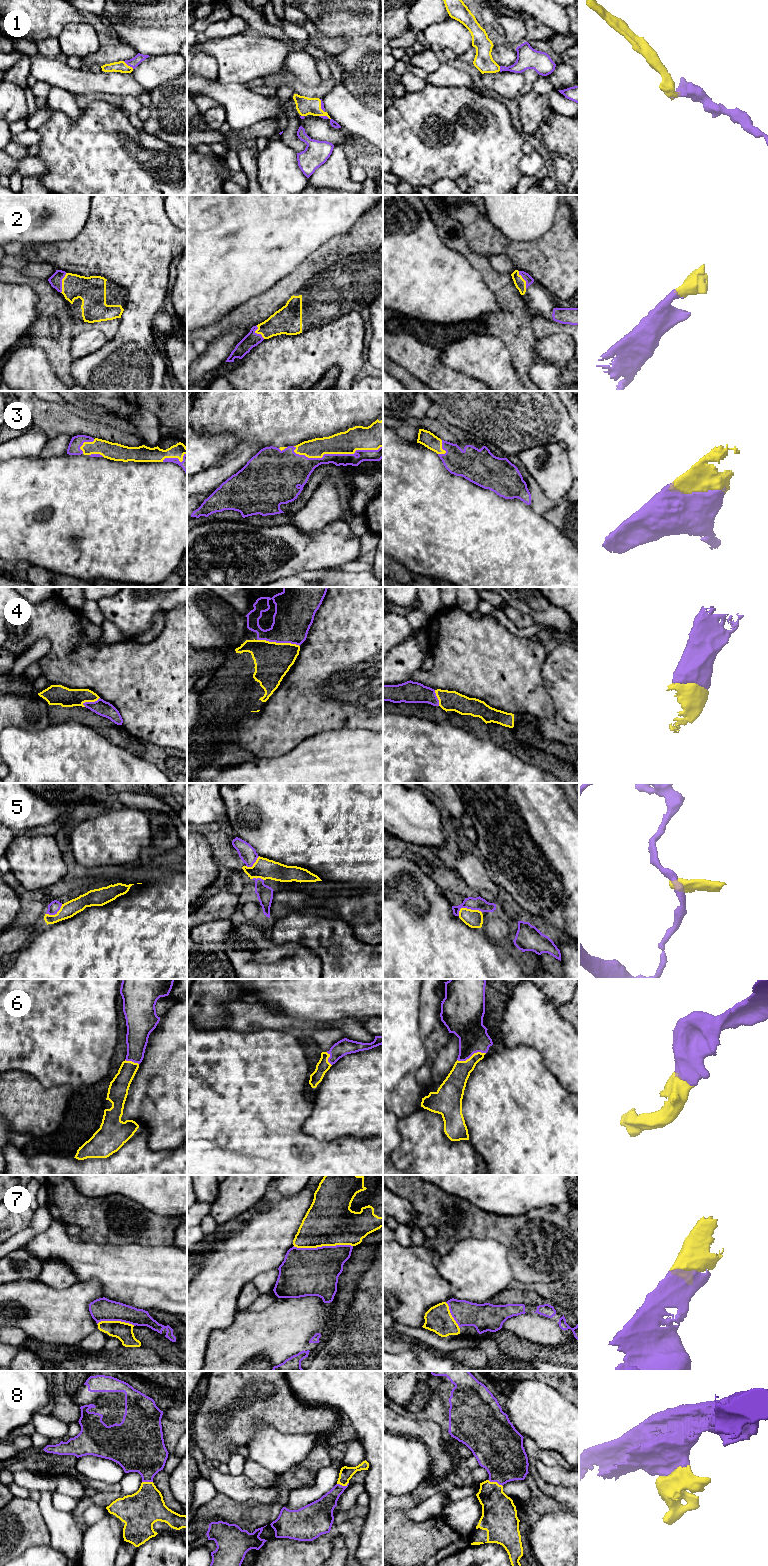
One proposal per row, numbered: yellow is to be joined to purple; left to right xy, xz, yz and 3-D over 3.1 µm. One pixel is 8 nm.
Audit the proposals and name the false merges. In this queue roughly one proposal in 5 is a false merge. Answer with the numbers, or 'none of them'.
5

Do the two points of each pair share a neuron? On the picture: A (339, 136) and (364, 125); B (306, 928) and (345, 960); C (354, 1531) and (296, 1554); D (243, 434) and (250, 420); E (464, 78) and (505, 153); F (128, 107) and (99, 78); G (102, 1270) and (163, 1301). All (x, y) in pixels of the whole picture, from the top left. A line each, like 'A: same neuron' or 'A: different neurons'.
A: different neurons
B: same neuron
C: same neuron
D: same neuron
E: different neurons
F: different neurons
G: same neuron

